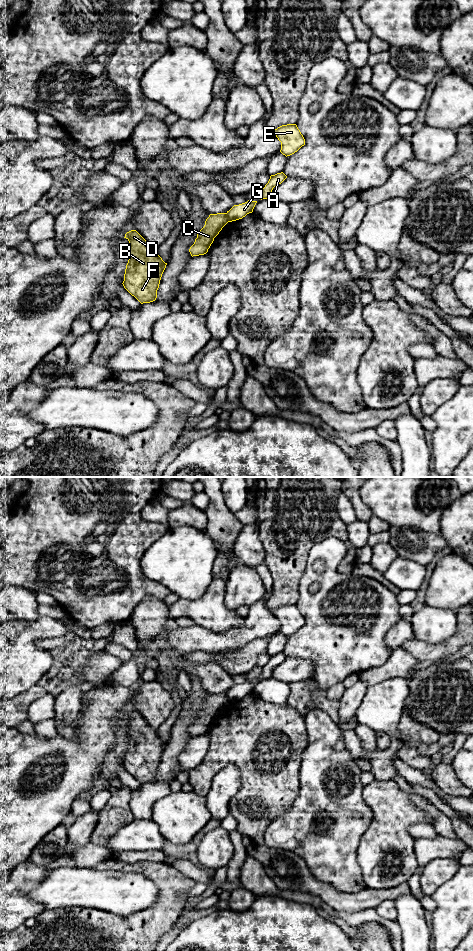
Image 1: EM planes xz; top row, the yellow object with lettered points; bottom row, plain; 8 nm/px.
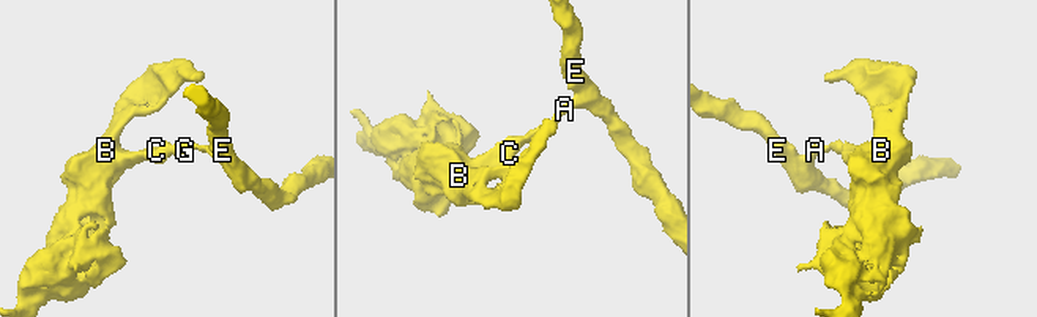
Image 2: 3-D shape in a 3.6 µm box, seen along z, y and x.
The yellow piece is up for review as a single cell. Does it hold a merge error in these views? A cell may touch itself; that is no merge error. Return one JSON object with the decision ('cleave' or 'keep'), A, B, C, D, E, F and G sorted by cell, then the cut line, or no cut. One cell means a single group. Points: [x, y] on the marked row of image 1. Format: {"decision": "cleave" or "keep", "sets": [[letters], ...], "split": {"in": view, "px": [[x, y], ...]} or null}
{"decision": "cleave", "sets": [["A", "E", "G"], ["B", "C", "D", "F"]], "split": {"in": "xz", "px": [[225, 213], [228, 221]]}}

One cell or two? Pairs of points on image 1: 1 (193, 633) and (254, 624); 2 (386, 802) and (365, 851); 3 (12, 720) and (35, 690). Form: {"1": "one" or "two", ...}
{"1": "one", "2": "one", "3": "one"}

